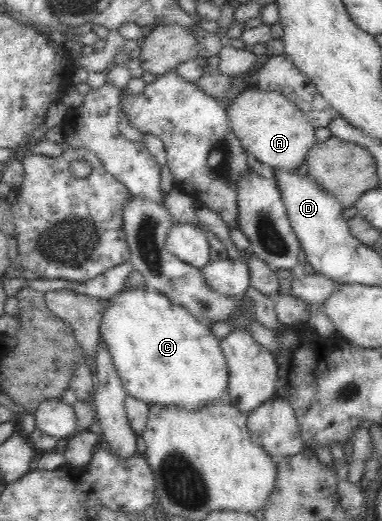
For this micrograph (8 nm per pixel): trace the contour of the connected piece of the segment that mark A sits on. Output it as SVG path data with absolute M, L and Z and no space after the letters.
M248 86L239 91L224 107L229 128L243 148L249 150L259 162L274 169L298 169L316 142L316 126L309 122L297 104L285 98L279 91L262 91Z

